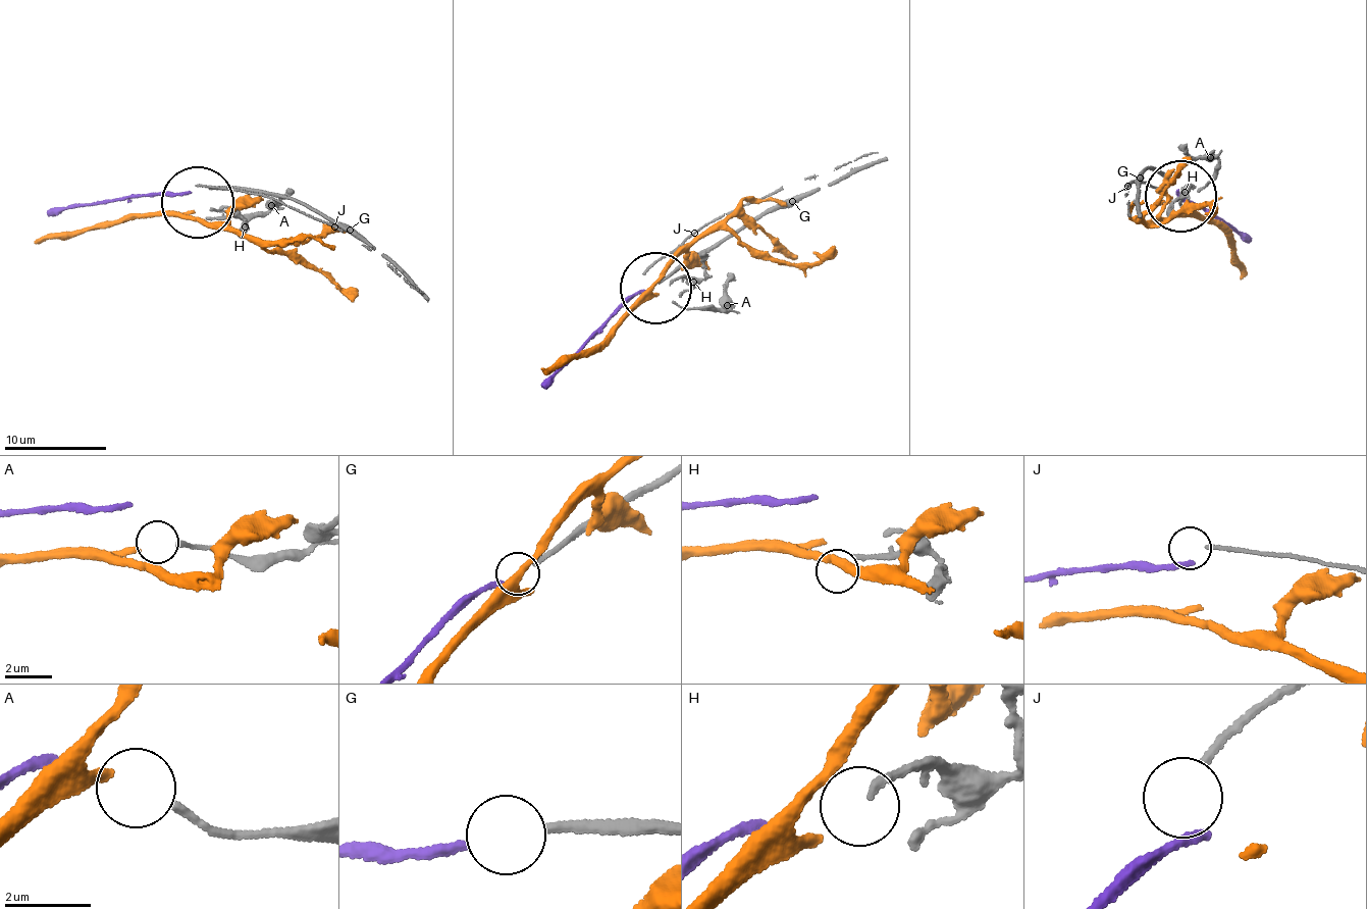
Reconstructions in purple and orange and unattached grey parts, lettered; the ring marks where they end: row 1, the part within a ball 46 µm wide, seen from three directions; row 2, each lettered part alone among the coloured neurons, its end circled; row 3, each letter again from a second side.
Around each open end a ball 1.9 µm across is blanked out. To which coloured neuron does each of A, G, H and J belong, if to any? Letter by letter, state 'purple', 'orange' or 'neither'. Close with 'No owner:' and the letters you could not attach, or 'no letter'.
A: orange
G: purple
H: neither
J: neither
No owner: H, J

